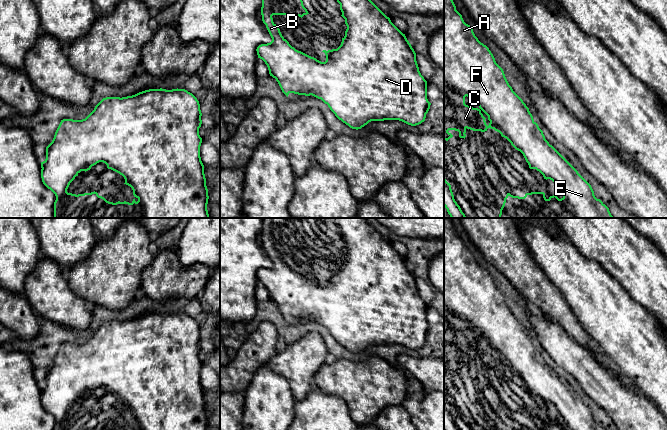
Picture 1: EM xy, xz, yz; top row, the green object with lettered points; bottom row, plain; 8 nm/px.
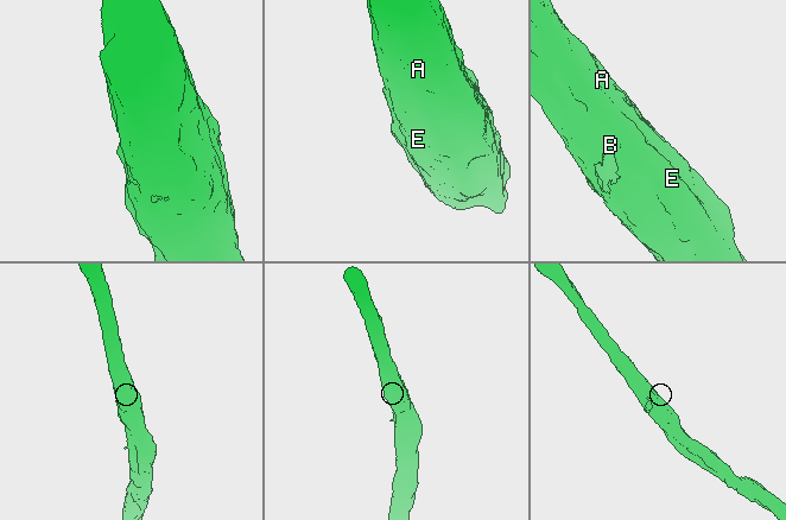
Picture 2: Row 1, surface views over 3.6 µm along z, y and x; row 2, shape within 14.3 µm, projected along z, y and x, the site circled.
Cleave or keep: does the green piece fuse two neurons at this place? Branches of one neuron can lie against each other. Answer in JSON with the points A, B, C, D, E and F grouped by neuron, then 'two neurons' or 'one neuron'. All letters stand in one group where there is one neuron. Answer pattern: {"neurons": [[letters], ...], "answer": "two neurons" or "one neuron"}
{"neurons": [["A", "B", "C", "D", "E", "F"]], "answer": "one neuron"}

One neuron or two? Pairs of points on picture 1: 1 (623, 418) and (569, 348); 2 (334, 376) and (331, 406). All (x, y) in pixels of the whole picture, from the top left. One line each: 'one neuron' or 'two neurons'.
1: one neuron
2: two neurons

